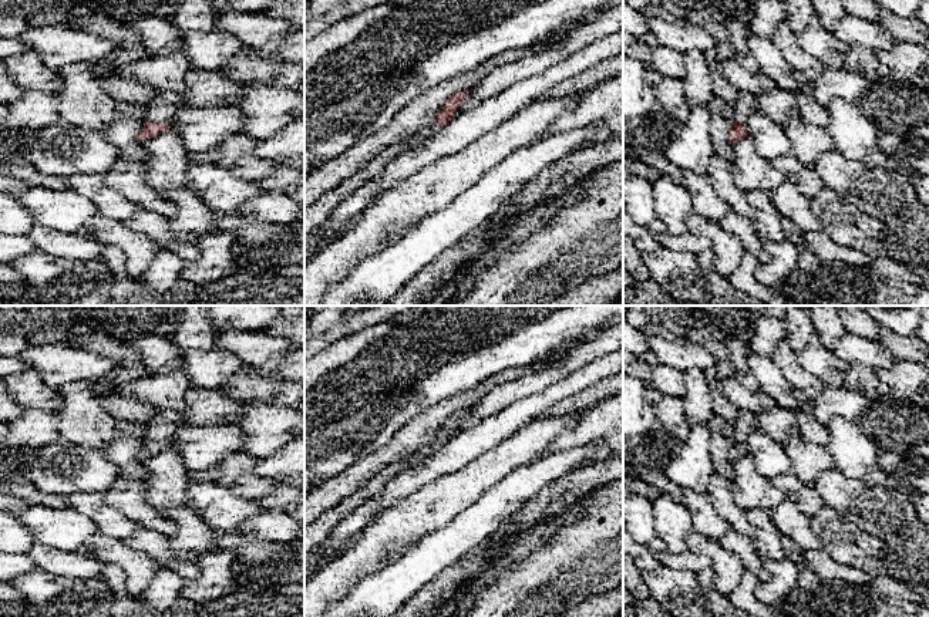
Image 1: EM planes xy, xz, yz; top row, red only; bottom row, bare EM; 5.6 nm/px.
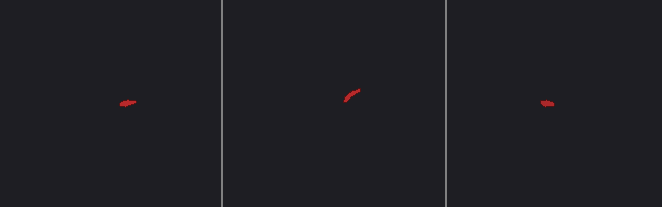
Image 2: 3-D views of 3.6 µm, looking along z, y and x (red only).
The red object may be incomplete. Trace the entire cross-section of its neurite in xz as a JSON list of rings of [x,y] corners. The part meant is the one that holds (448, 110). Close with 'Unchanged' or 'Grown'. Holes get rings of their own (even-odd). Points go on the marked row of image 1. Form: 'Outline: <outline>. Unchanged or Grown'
Outline: [[[468,90],[457,92],[440,111],[438,117],[437,117],[437,124],[440,127],[444,127],[445,124],[448,124],[452,117],[457,114],[457,108],[461,105],[461,102],[464,101],[464,98],[469,94]]]. Unchanged

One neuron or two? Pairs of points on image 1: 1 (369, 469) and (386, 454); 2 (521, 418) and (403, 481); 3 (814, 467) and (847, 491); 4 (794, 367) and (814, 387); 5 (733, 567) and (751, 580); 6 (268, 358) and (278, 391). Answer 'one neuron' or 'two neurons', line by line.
1: one neuron
2: one neuron
3: two neurons
4: one neuron
5: two neurons
6: two neurons

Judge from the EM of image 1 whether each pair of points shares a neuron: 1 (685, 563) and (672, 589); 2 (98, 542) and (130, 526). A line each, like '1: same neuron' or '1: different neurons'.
1: different neurons
2: different neurons

